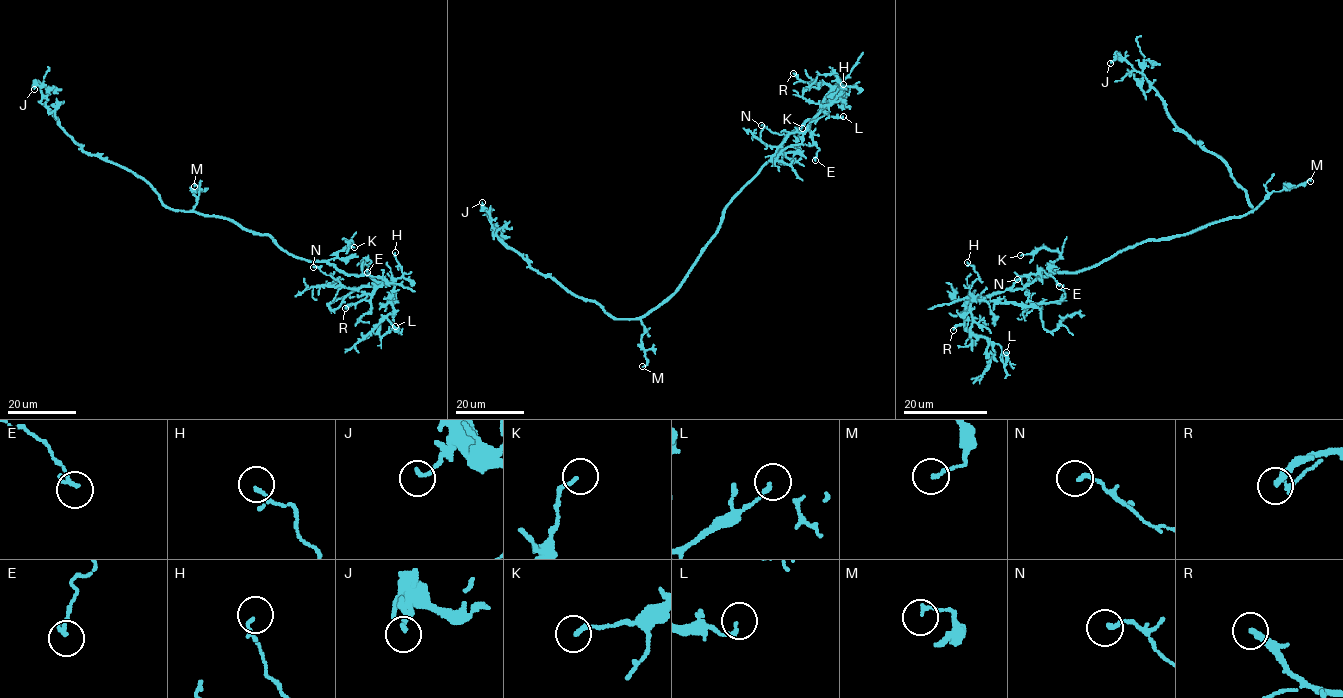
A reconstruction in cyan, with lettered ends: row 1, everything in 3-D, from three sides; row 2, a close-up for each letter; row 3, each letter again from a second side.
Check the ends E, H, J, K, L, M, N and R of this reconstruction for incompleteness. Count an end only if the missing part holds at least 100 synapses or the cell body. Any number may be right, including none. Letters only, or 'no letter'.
no letter

